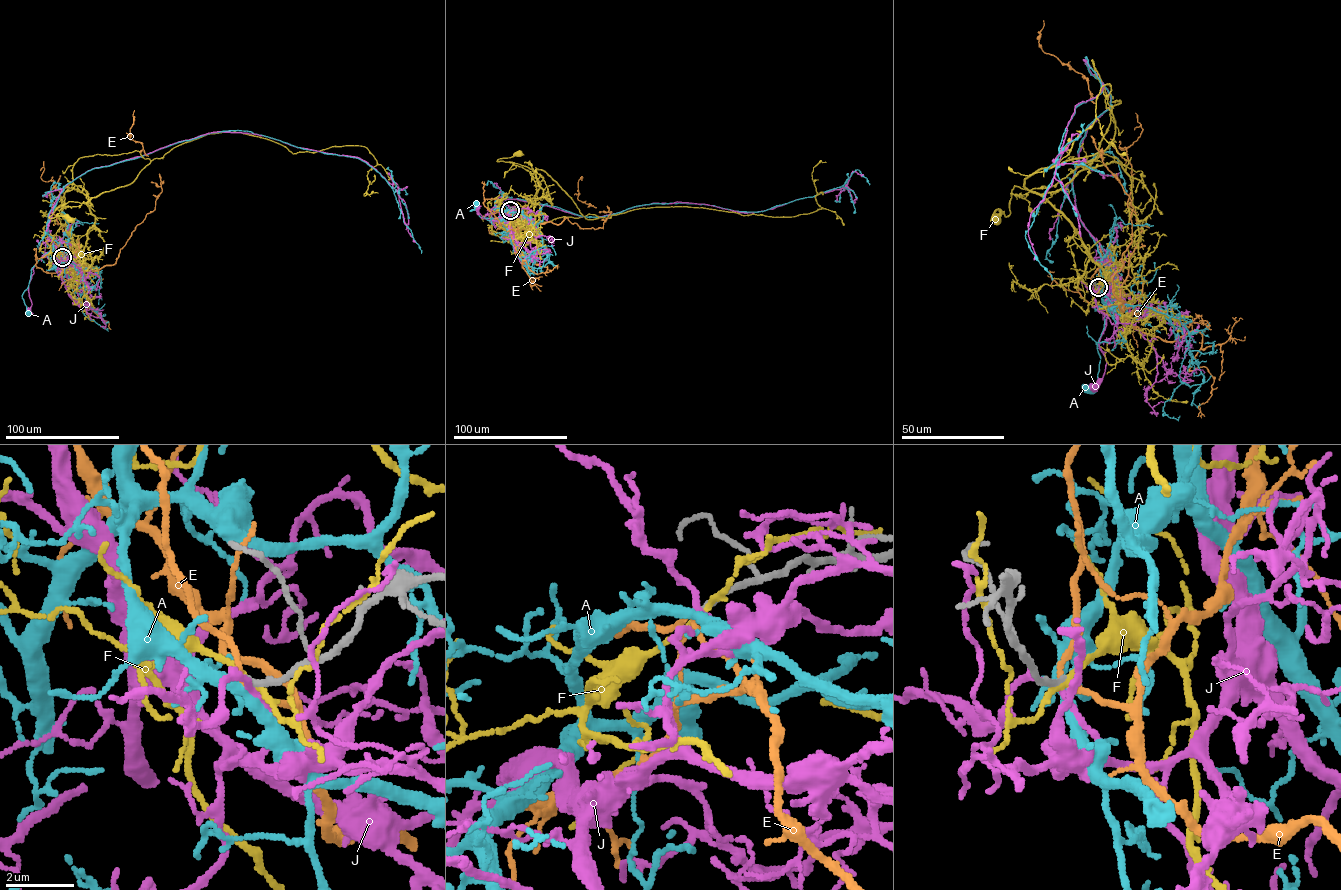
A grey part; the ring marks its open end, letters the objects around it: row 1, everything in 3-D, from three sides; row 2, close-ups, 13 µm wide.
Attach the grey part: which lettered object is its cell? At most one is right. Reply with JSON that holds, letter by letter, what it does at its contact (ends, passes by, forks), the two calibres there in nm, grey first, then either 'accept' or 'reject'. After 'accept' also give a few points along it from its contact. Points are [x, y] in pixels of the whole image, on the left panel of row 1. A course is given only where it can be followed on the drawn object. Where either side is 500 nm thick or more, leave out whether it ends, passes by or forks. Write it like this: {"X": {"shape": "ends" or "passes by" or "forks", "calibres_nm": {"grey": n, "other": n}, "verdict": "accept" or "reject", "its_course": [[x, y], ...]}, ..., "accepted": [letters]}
{"A": {"shape": "passes by", "calibres_nm": {"grey": 200, "other": 320}, "verdict": "accept", "its_course": [[63, 257], [59, 252], [55, 256], [49, 251], [31, 268], [22, 297], [26, 313], [29, 313]]}, "E": {"shape": "passes by", "calibres_nm": {"grey": 190, "other": 130}, "verdict": "reject"}, "F": {"shape": "passes by", "calibres_nm": {"grey": 220, "other": 140}, "verdict": "reject"}, "J": {"shape": "passes by", "calibres_nm": {"grey": 200, "other": 180}, "verdict": "reject"}, "accepted": ["A"]}

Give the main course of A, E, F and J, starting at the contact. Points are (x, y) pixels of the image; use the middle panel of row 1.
A: (511, 210), (503, 217), (484, 218), (475, 210), (470, 211), (477, 203)
E: (510, 210), (517, 220), (559, 224), (567, 218), (580, 228), (602, 228), (608, 208), (580, 201), (582, 180)
F: (511, 210), (507, 214), (529, 222), (535, 201), (542, 195), (531, 169), (513, 162), (497, 161), (519, 153)
J: (511, 210), (501, 218), (484, 218), (476, 210), (477, 213), (479, 213), (477, 207)

